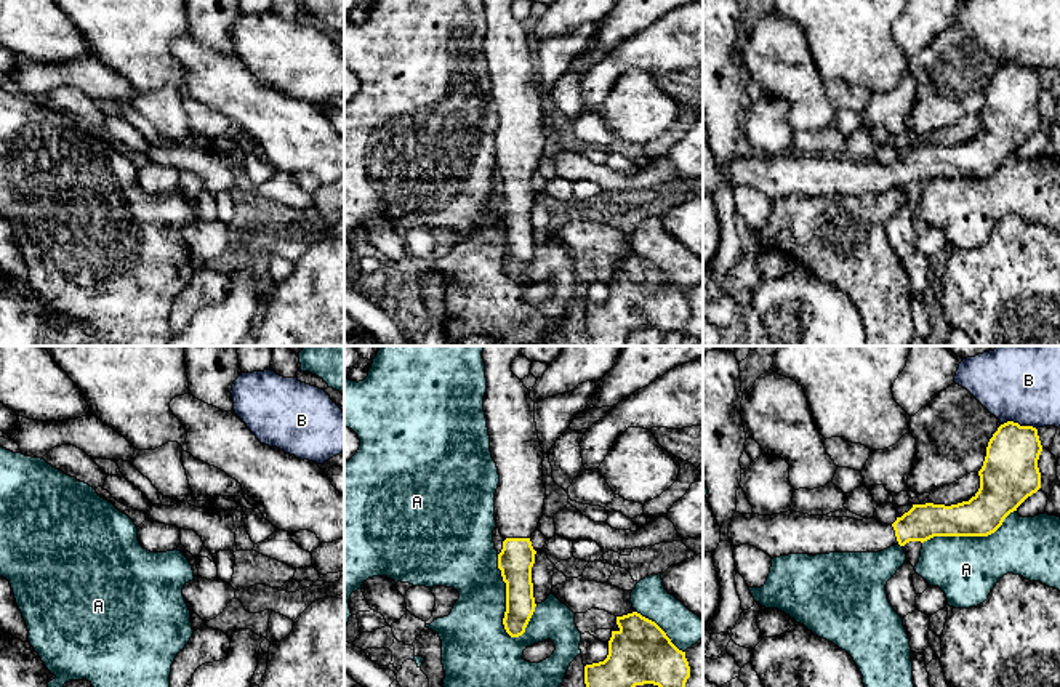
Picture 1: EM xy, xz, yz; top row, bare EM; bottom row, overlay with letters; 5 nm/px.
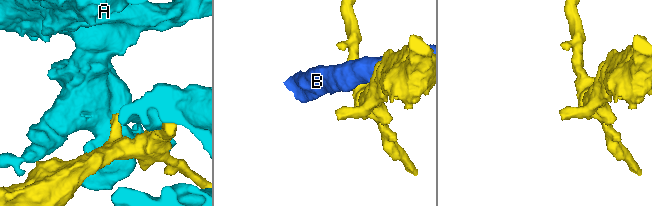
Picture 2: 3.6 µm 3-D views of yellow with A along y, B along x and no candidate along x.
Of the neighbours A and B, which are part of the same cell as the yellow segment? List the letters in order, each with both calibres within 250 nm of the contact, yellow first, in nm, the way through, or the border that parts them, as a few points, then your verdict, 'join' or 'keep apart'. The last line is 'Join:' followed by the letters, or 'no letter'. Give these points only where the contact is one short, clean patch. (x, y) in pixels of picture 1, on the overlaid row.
A: calibres 180 and 320 nm; keep apart
B: calibres 280 and 400 nm; keep apart
Join: no letter

